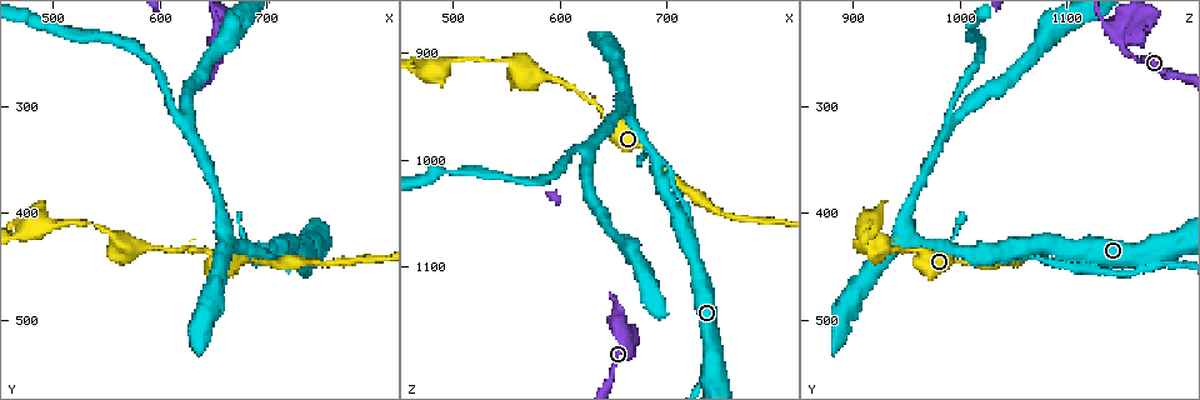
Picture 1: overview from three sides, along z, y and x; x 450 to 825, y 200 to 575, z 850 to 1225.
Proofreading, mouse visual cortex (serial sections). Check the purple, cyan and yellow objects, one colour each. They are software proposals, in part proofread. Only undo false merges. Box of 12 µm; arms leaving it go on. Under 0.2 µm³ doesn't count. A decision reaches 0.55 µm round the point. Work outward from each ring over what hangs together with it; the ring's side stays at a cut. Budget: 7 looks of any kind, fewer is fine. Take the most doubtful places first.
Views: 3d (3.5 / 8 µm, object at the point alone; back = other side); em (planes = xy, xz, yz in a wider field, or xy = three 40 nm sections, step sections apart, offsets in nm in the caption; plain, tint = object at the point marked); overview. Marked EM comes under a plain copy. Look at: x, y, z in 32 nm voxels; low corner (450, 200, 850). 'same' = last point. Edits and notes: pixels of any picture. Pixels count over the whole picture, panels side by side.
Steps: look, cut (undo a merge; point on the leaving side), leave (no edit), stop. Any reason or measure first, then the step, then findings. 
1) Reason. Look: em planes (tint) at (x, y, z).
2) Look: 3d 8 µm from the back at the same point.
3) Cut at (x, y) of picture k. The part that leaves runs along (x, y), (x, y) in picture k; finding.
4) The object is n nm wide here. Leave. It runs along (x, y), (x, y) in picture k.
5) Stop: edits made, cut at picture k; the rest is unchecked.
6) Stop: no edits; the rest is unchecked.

Branch point. Look: 3d 3.5 µm at (694, 436, 1020).

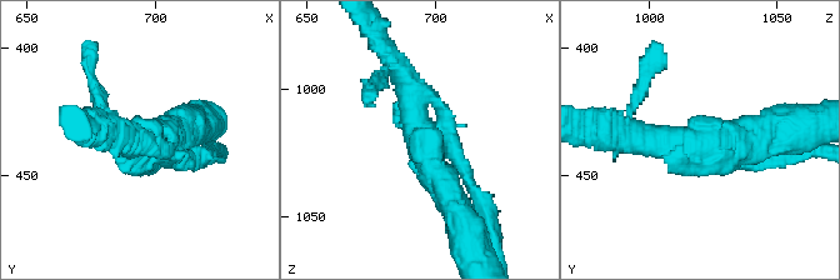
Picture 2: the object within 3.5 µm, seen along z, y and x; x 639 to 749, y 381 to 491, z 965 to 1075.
3 arms meet here; the arms are 200, 350, 400 nm wide; need the tissue. Look: em xy step 2 (tint) at (695, 437, 1019).

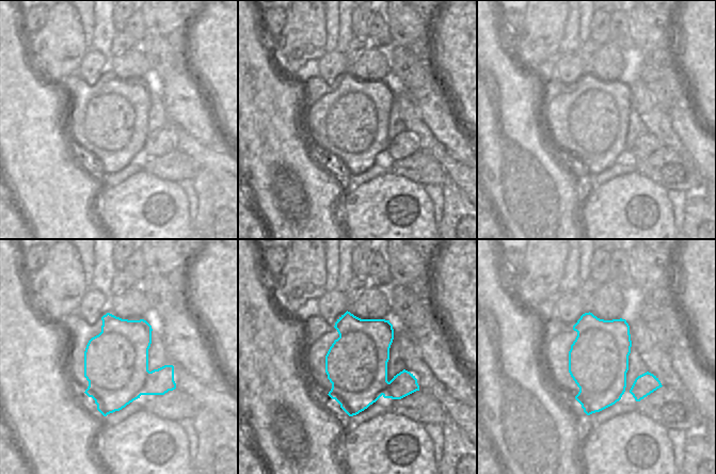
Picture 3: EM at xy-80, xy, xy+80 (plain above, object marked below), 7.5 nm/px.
Another direction. Look: em planes (tint) at the same point.

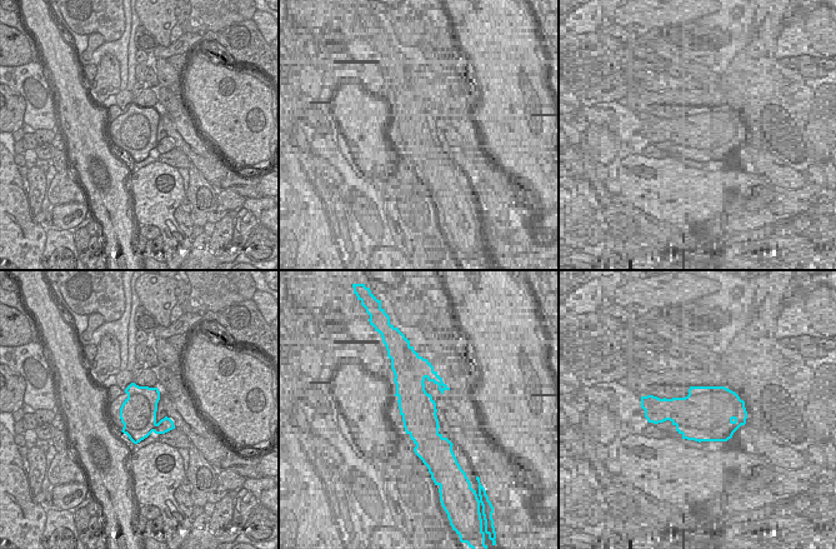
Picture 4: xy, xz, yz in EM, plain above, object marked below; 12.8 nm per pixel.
Leave. It runs along (458, 209), (426, 158), (396, 61) in picture 2; continuous, no second cell.

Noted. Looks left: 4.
Abrupt turn. Look: 3d 3.5 µm at (652, 232, 1148).

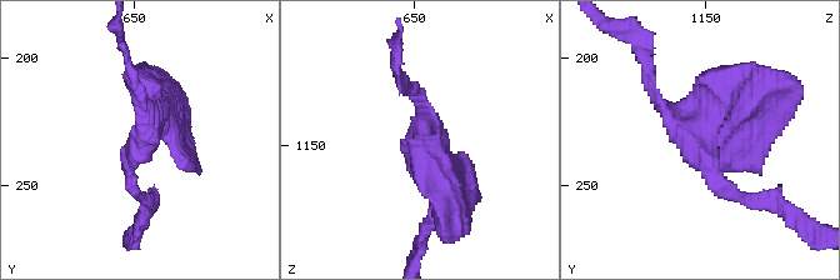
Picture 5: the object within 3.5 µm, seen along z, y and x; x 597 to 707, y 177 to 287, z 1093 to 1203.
Now the EM. Look: em xy step 2 (tint) at (651, 235, 1149).

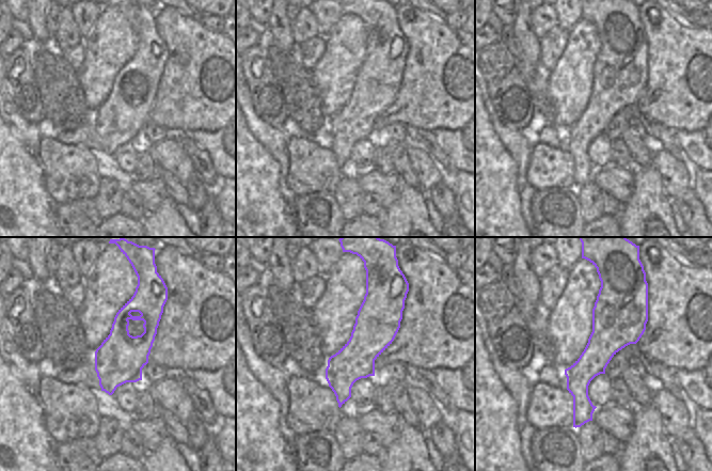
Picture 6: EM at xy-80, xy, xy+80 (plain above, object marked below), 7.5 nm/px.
Leave. It runs along (604, 287), (575, 424) in picture 6; all the same cell.

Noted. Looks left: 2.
Two arms in line, one across. Look: 3d 3.5 µm at (626, 320, 992).

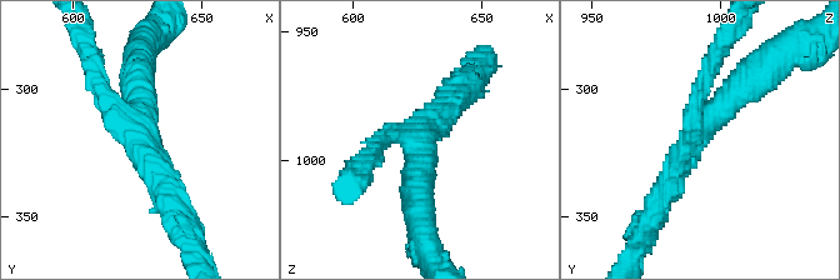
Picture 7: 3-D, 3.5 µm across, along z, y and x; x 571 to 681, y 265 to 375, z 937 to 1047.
3 arms meet here; the arms are 200, 350, 400 nm wide; need the tissue. Look: em xy step 3 (tint) at (626, 317, 990).

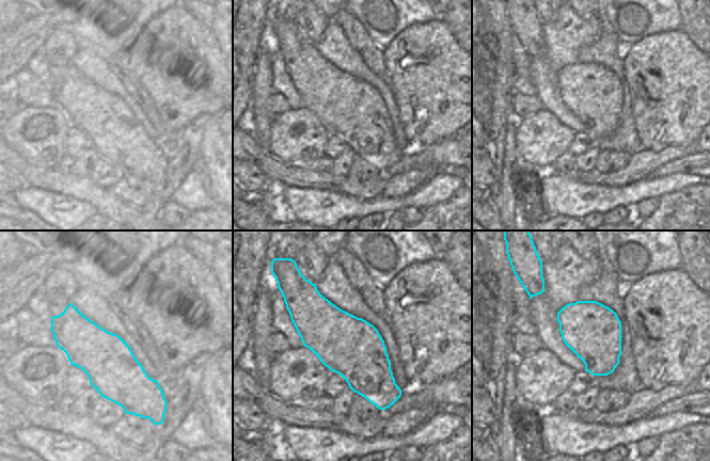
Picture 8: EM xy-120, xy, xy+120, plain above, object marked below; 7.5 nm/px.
Leave. Continuous, no second cell.

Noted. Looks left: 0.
Stop: no edits; the rest is unchecked.

